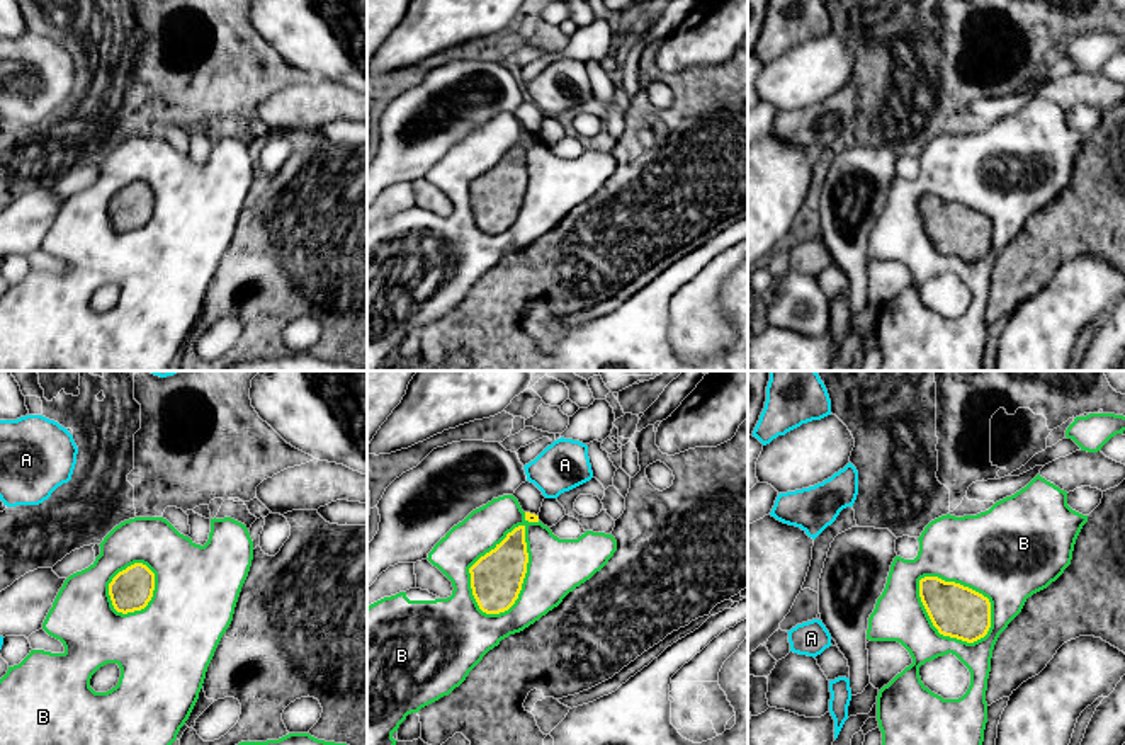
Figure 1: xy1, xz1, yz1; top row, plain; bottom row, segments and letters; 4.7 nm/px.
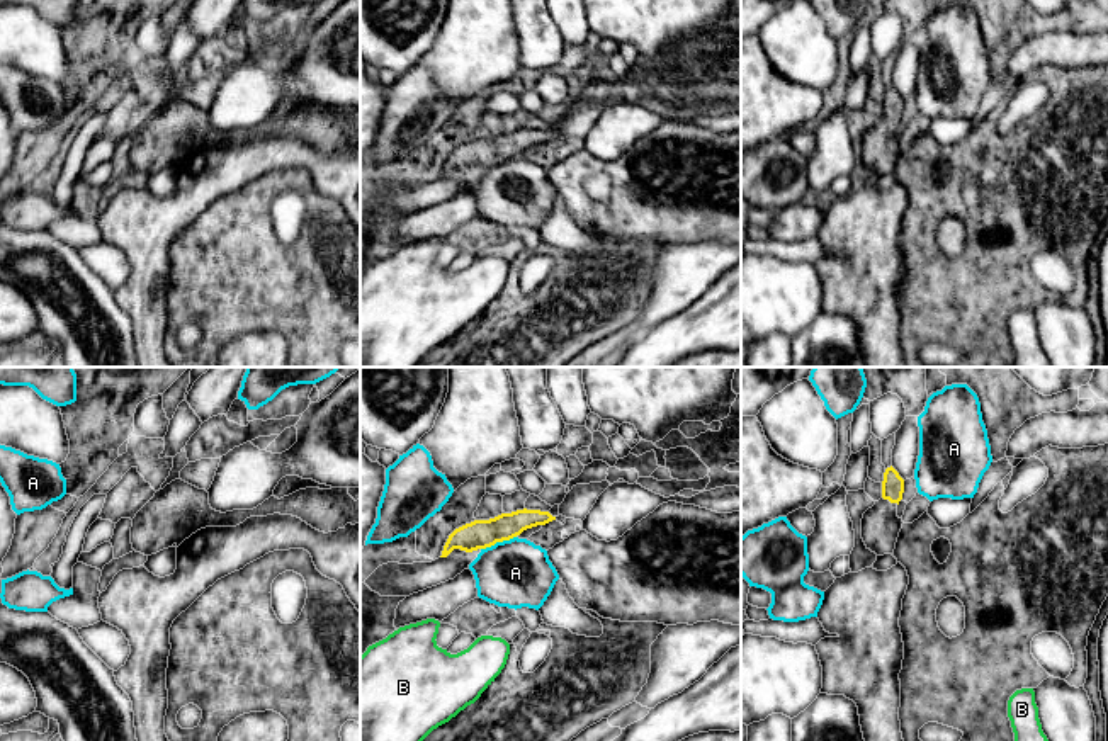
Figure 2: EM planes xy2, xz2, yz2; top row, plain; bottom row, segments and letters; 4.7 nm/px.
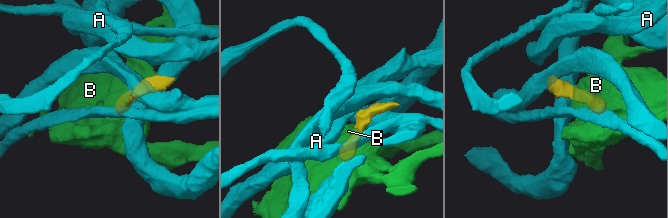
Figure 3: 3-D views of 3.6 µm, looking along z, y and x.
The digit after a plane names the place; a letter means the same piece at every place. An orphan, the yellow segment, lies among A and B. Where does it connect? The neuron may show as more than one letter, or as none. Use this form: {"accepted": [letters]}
{"accepted": []}

